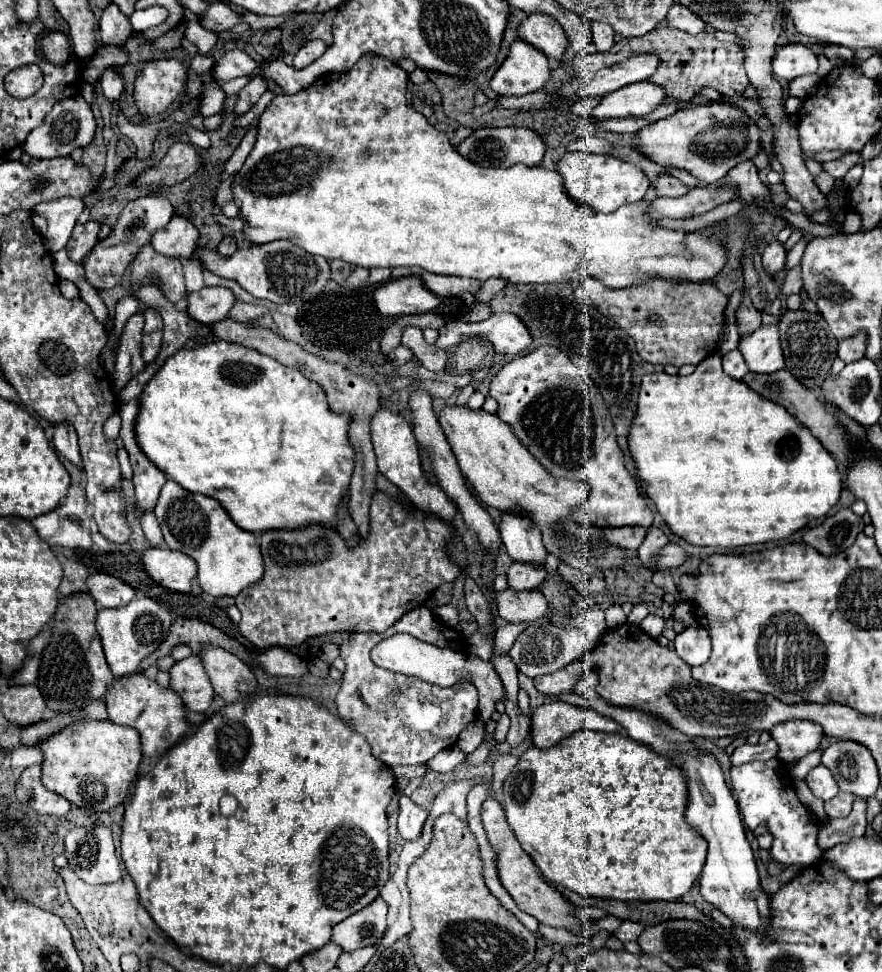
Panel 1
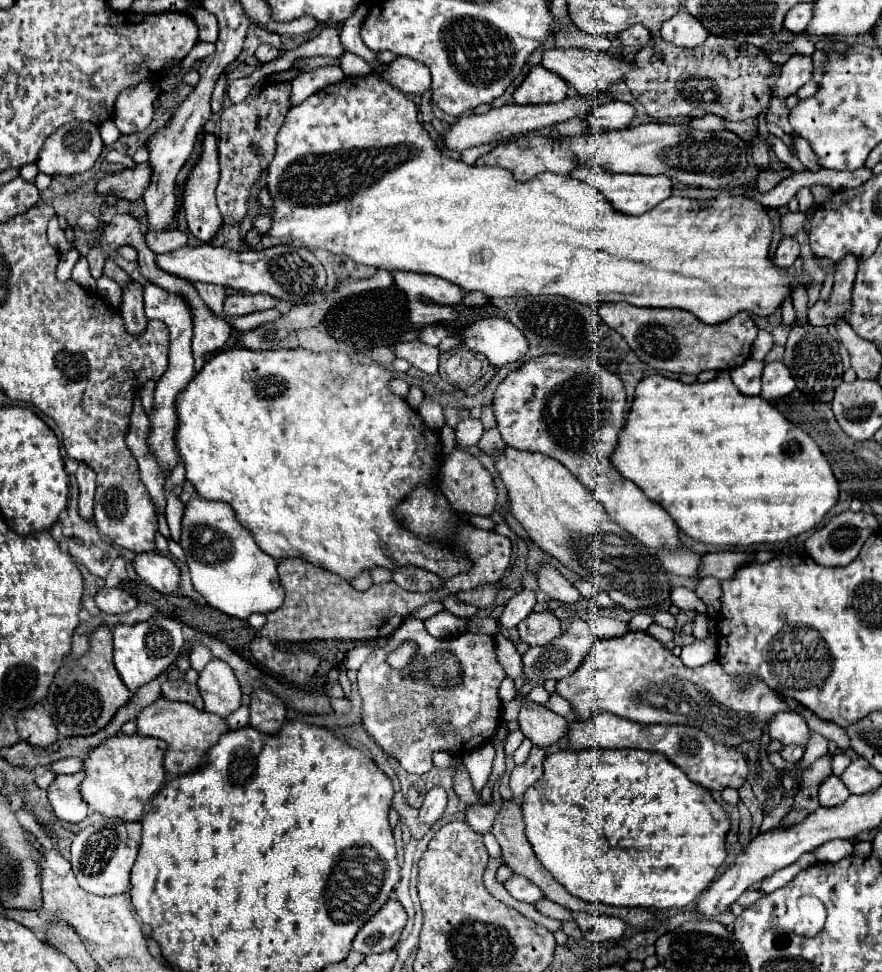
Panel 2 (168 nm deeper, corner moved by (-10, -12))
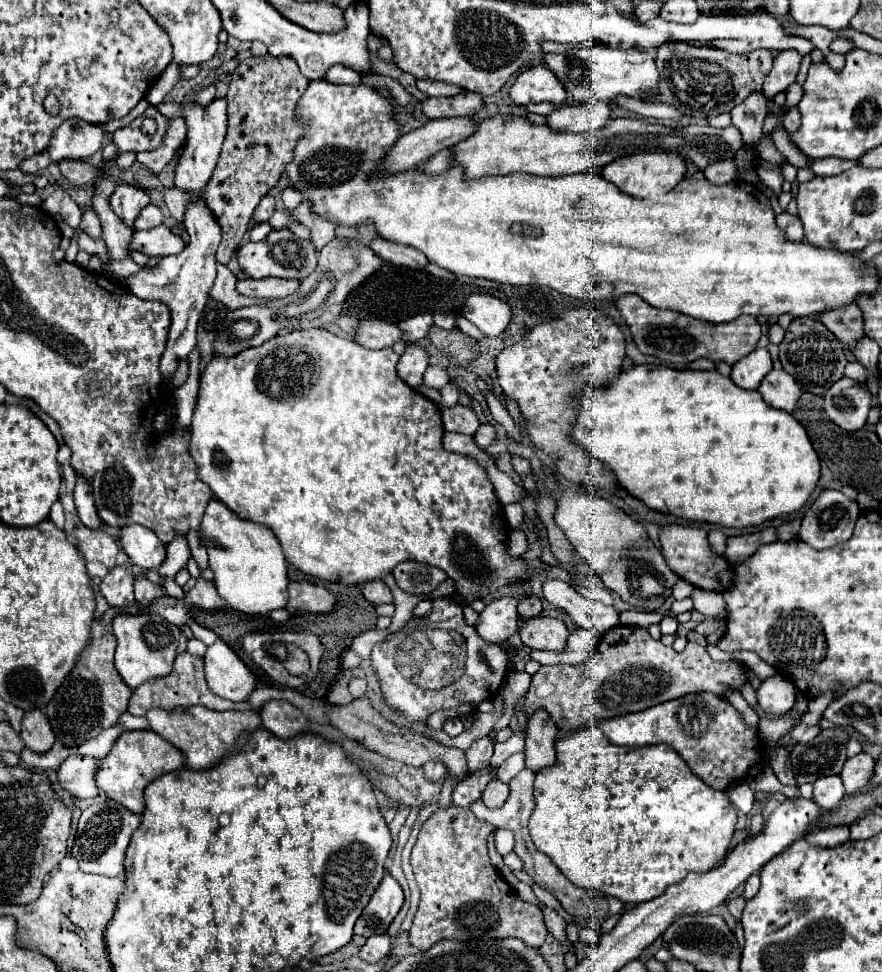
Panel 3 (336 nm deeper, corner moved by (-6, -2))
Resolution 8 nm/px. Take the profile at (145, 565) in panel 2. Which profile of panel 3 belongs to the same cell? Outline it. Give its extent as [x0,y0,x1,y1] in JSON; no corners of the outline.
[121,525,167,569]

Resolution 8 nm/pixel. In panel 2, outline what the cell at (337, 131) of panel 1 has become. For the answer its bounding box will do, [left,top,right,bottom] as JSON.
[267,3,815,323]

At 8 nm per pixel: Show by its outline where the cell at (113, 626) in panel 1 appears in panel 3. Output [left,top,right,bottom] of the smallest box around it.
[113,615,181,689]

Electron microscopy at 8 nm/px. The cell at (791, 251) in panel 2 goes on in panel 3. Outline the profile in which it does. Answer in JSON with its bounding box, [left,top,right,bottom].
[777,211,803,243]

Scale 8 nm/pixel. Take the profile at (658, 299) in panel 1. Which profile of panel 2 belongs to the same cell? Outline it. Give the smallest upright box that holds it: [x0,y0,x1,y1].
[599,303,759,375]

